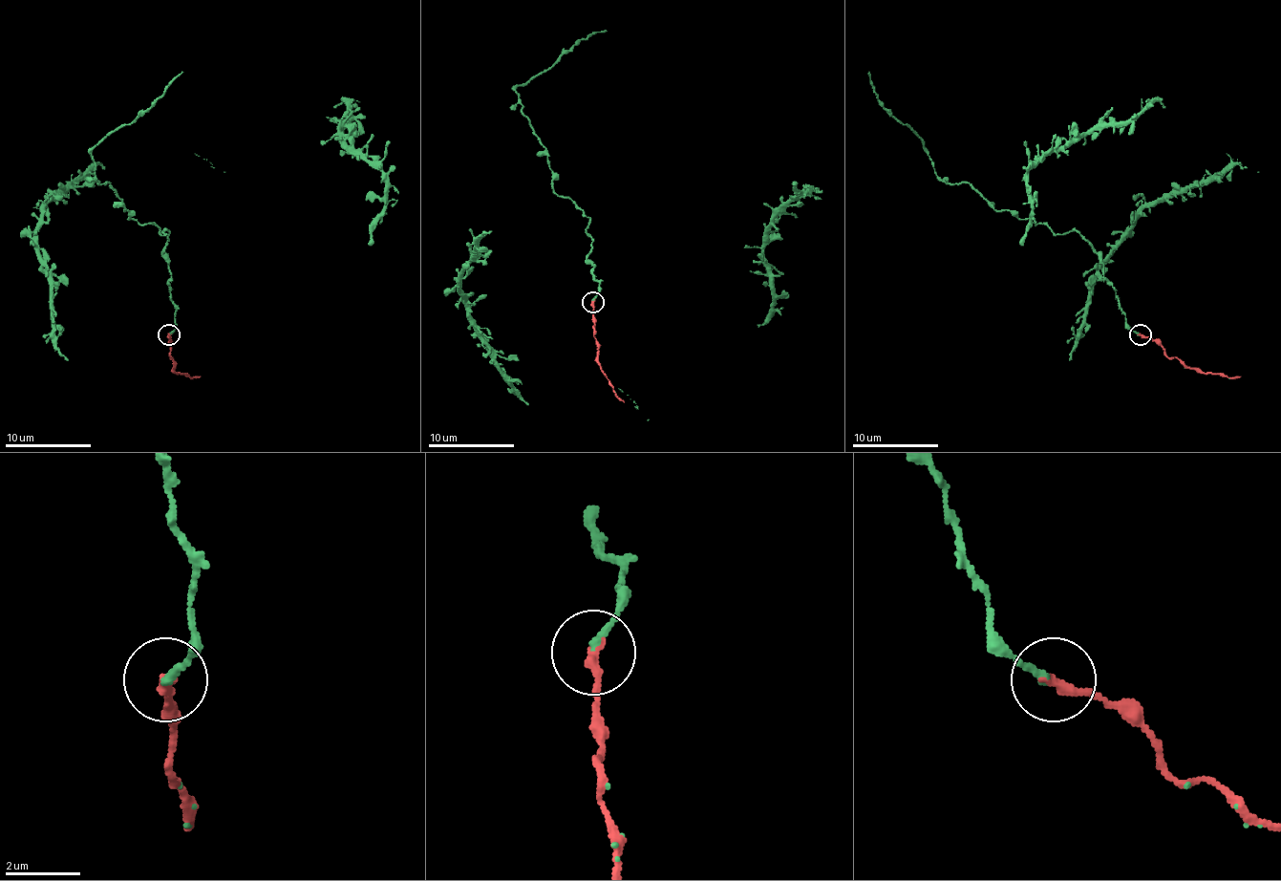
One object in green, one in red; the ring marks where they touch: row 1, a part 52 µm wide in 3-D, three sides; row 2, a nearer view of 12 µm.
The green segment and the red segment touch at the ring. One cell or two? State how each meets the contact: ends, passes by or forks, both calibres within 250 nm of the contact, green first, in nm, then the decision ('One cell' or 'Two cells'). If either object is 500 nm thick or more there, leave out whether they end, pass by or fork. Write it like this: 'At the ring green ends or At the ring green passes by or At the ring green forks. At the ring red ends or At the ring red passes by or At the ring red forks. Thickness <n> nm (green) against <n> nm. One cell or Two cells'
At the ring green ends. At the ring red ends. Thickness 200 nm (green) against 260 nm. One cell

